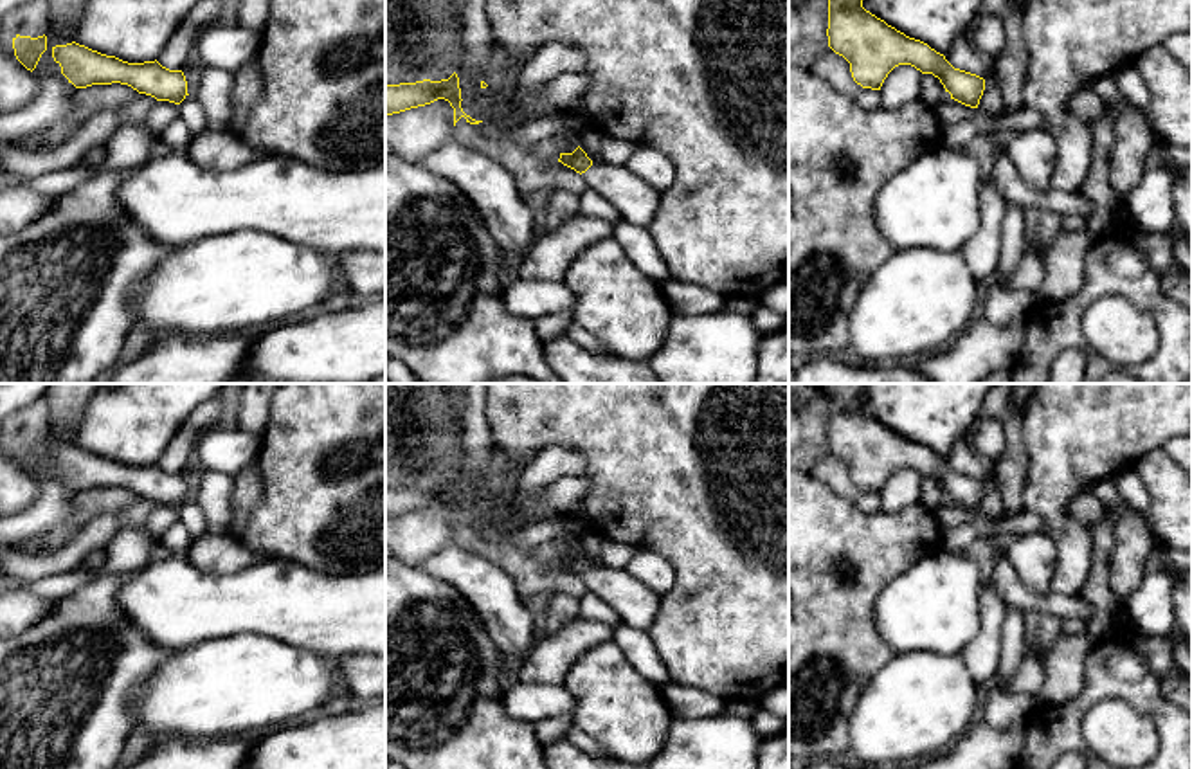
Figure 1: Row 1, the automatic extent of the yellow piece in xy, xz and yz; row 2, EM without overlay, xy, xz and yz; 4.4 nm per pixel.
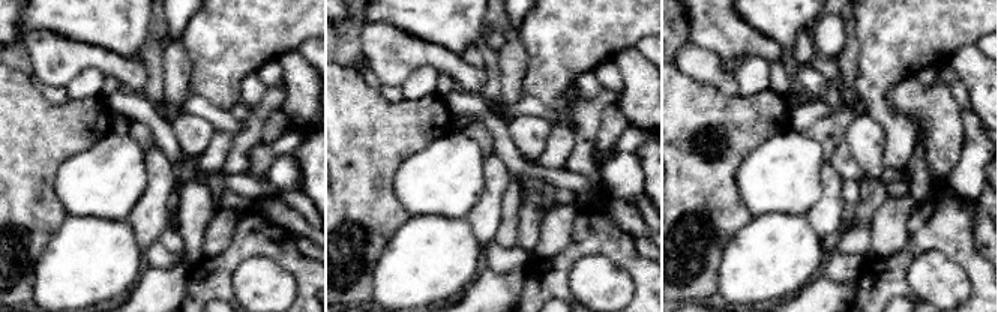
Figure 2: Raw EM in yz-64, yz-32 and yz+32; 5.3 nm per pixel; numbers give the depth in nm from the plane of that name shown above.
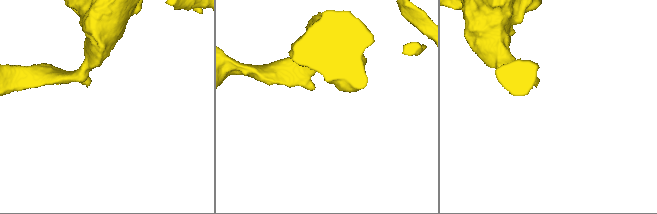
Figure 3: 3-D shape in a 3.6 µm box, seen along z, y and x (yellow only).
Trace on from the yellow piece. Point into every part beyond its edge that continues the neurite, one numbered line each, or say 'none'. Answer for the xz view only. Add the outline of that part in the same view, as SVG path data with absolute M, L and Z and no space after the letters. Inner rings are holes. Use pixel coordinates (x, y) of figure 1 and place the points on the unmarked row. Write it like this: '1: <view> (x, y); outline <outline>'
1: xz (638, 606); outline M601 564L592 565L582 580L591 593L619 614L625 625L650 630L661 607L661 594L657 591L646 587L627 569L609 569Z

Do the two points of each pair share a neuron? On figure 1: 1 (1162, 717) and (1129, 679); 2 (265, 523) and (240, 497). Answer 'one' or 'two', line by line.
1: one
2: two

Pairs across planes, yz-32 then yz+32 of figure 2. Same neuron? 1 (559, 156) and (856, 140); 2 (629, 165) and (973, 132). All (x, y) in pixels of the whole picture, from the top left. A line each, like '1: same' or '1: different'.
1: different
2: same

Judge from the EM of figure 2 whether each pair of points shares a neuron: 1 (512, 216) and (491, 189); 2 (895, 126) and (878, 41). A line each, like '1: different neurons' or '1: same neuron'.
1: different neurons
2: same neuron

